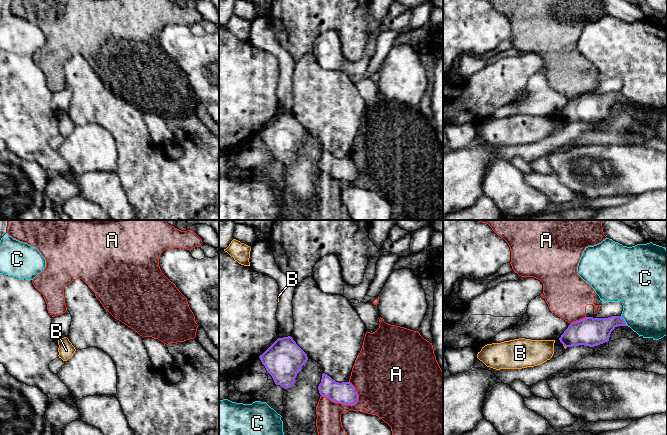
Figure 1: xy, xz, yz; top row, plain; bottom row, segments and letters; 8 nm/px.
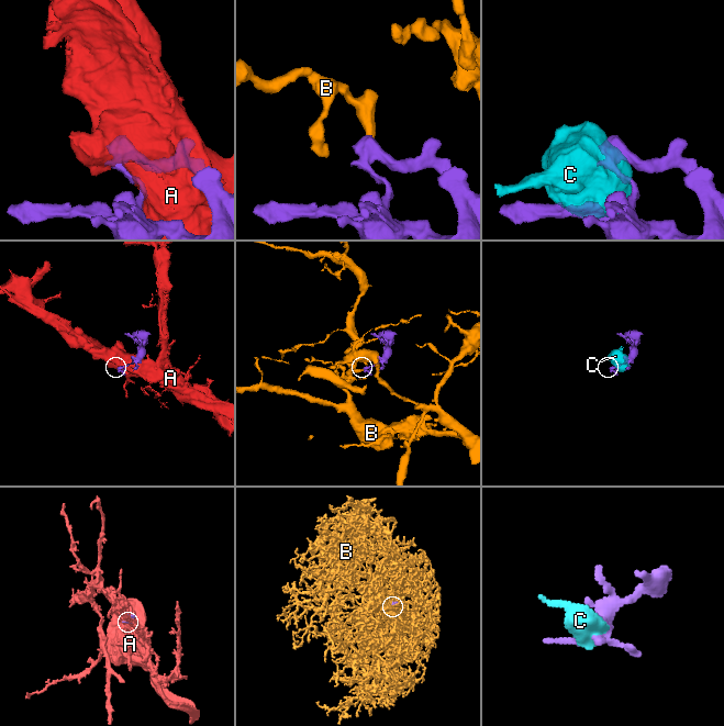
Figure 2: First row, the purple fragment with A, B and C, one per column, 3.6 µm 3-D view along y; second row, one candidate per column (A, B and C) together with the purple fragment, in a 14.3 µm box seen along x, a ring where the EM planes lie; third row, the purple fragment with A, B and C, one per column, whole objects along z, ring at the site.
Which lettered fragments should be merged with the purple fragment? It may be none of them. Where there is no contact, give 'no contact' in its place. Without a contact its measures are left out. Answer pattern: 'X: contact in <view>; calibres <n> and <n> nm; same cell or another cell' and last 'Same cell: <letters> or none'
A: contact in xz; calibres 170 and 200 nm; another cell
B: contact in yz; calibres 240 and 20 nm; another cell
C: contact in yz; calibres 220 and 480 nm; another cell
Same cell: none

